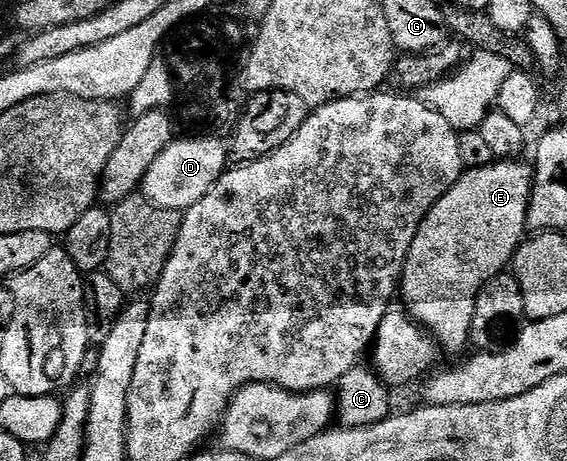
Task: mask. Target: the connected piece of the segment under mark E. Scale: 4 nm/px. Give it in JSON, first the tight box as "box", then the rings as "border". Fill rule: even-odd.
{"box":[400,160,533,354],"border":[[[520,160],[497,161],[482,169],[471,169],[462,173],[450,187],[447,195],[431,207],[423,219],[411,251],[401,273],[400,296],[405,296],[404,308],[418,325],[432,333],[434,341],[442,350],[464,354],[470,344],[472,317],[475,315],[476,297],[480,289],[495,275],[506,272],[521,242],[527,233],[525,216],[529,210],[529,193],[533,189],[533,174],[530,166],[520,165]]]}

